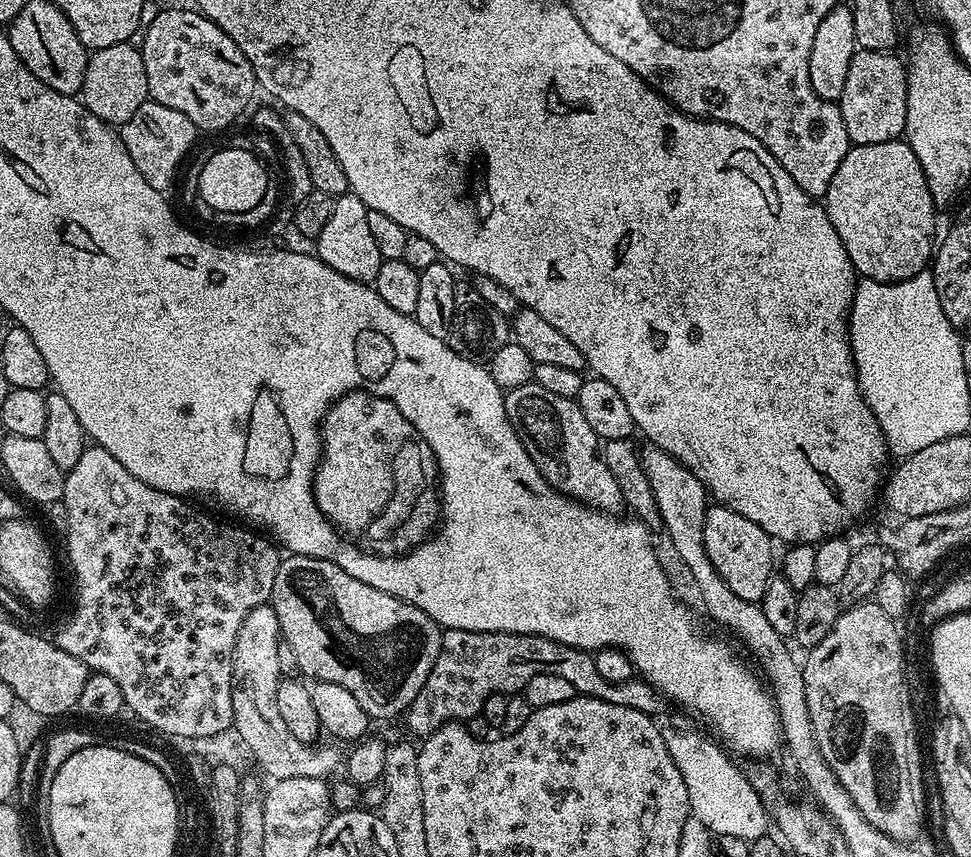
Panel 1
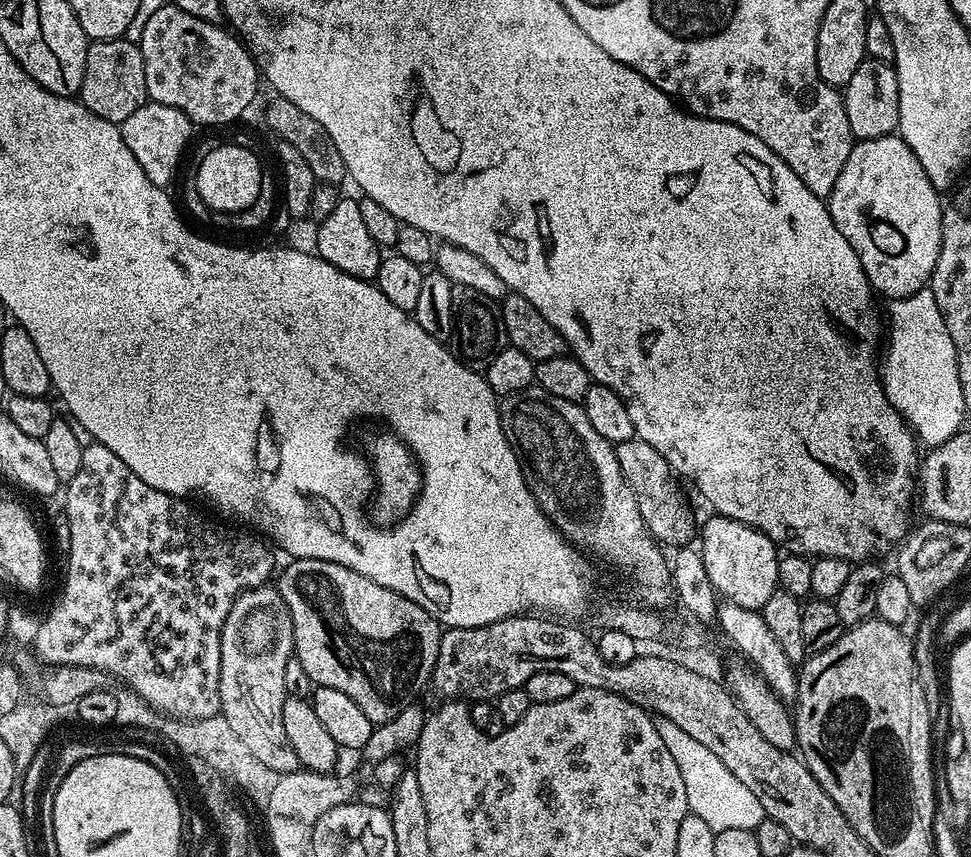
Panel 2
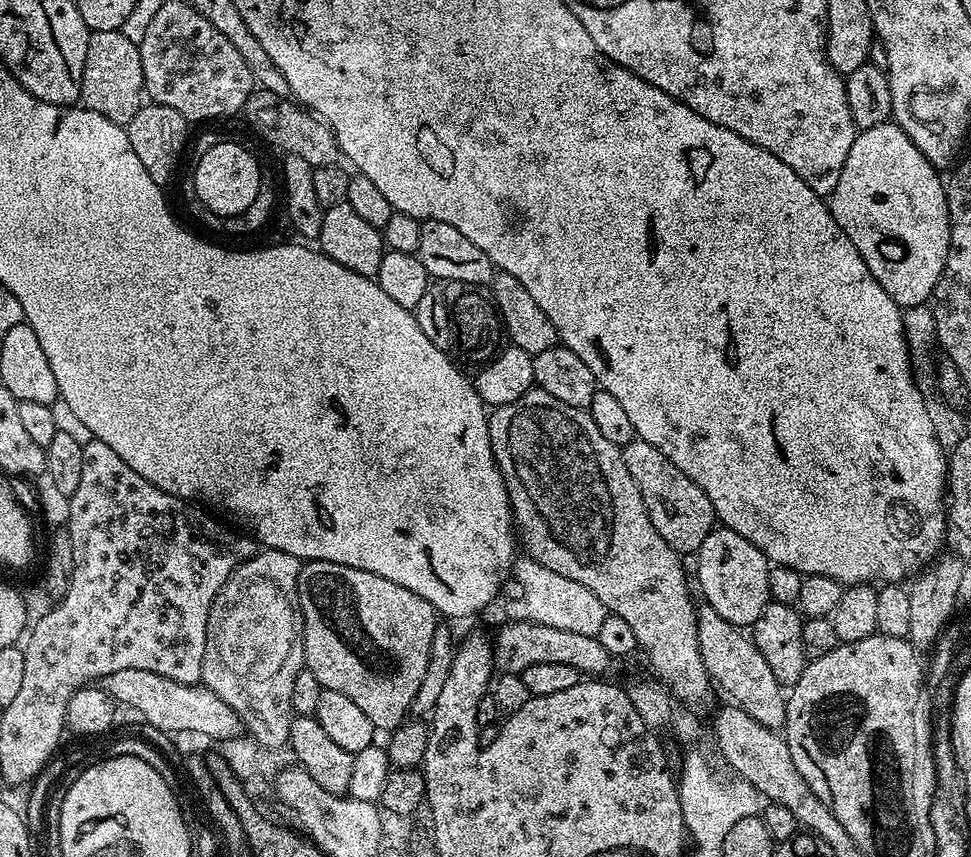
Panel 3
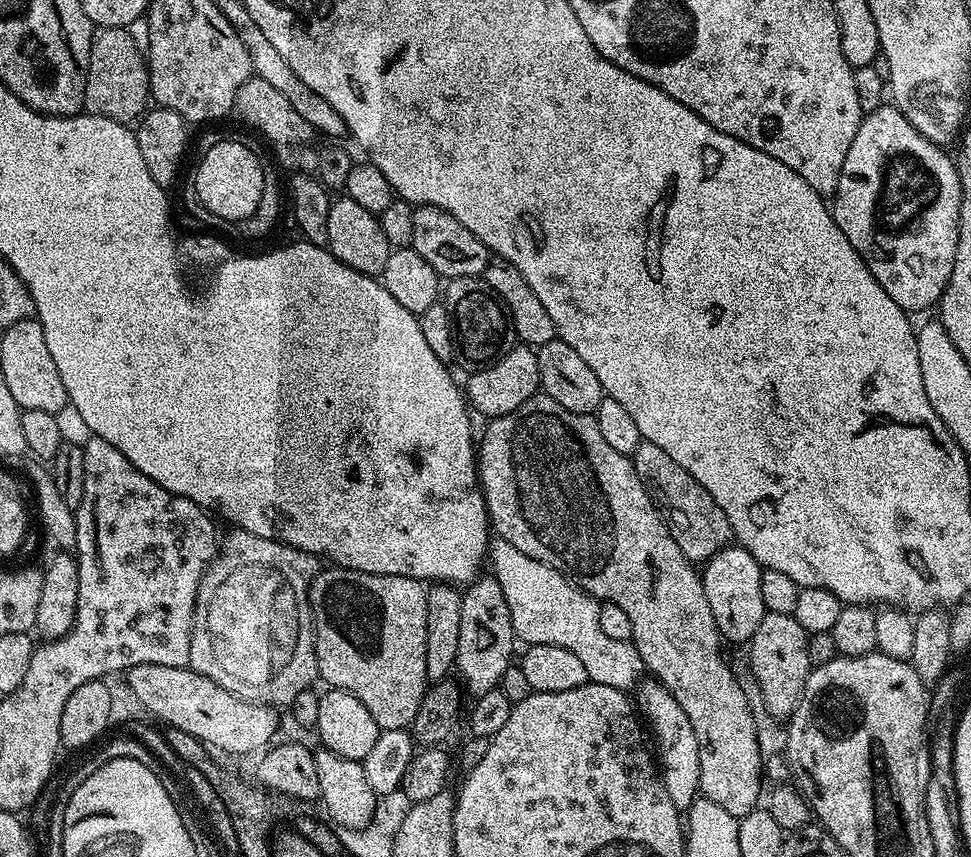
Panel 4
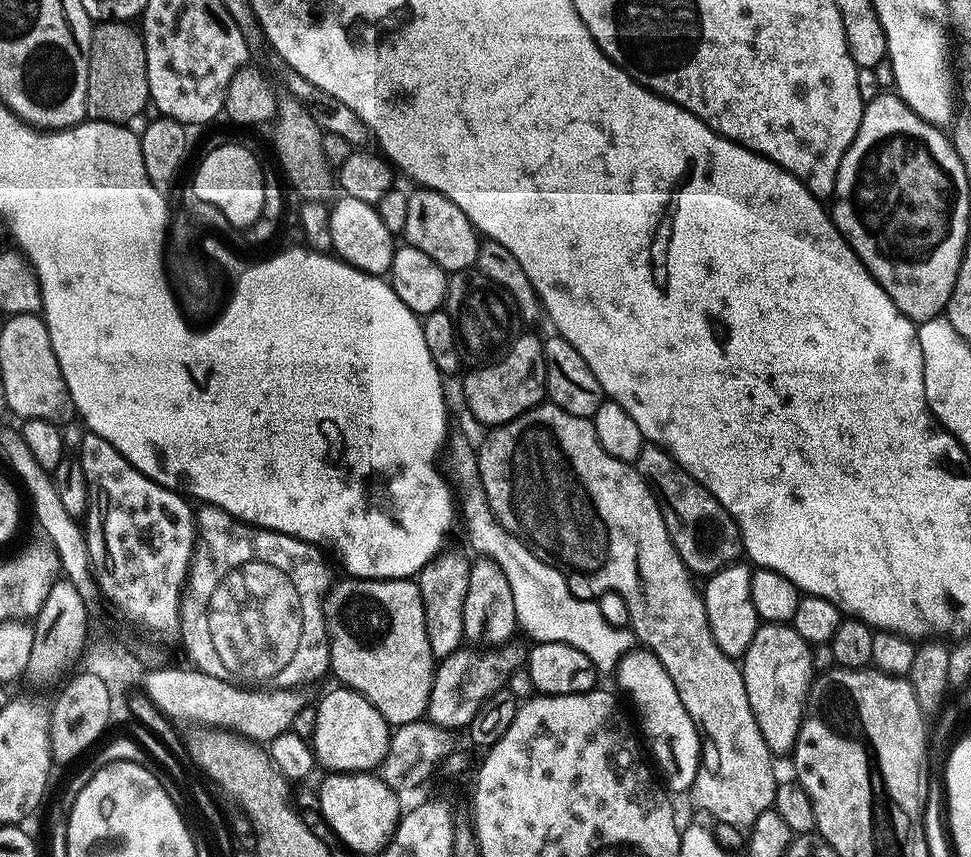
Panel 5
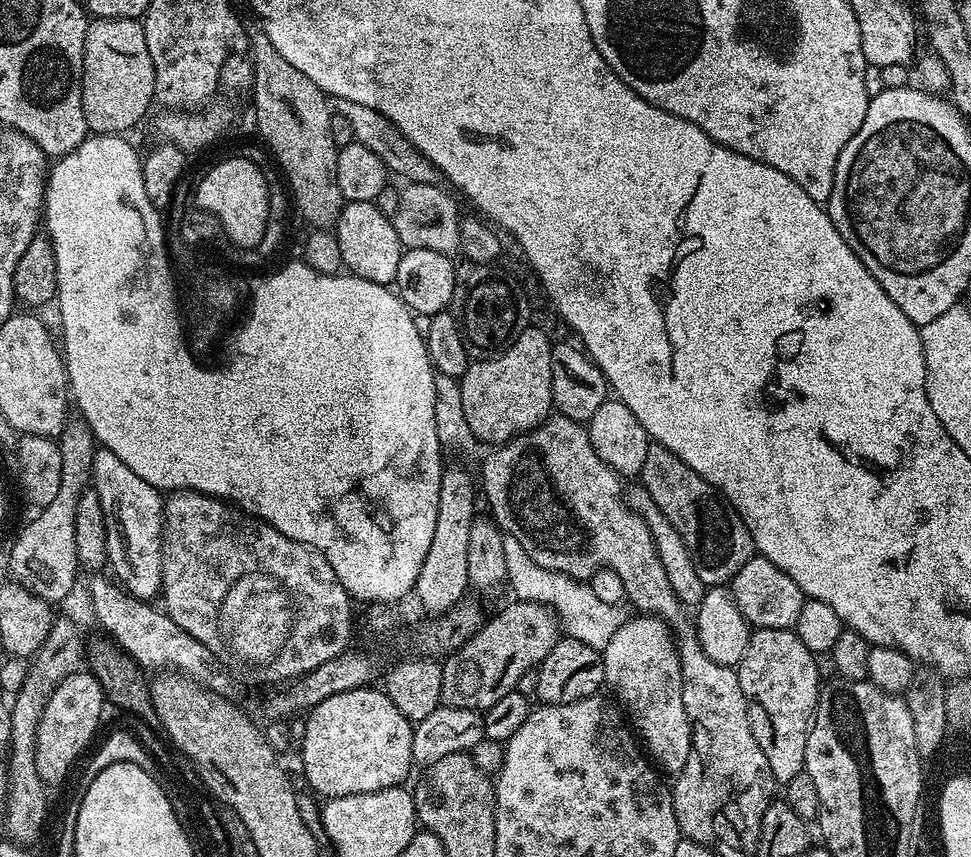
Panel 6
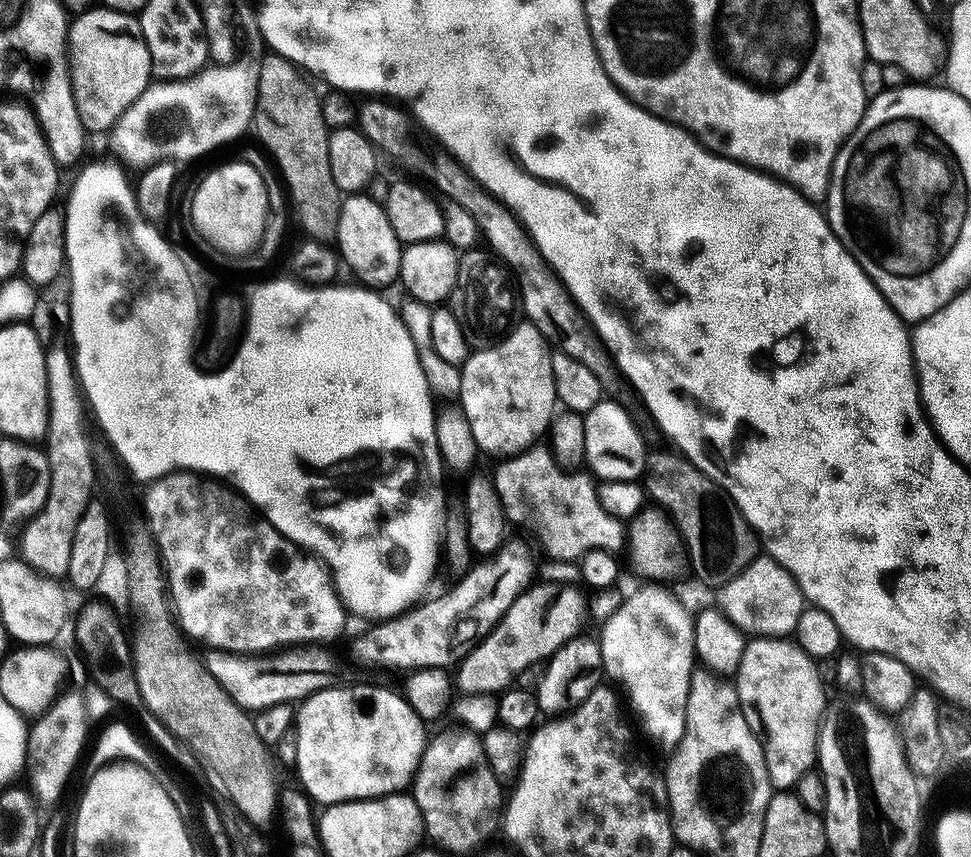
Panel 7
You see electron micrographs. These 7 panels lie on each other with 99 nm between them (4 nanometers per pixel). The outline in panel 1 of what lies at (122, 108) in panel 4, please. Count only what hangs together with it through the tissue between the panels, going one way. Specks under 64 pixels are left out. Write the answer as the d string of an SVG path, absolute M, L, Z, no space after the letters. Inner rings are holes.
M135 43L97 48L89 55L79 95L85 108L109 126L122 126L149 99L146 66Z

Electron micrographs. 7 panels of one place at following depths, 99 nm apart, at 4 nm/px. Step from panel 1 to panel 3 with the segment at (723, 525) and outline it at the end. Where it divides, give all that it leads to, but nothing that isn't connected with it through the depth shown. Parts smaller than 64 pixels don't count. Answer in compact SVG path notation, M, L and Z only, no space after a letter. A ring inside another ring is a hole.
M717 526L712 529L712 533L706 538L706 542L702 542L699 552L695 553L697 558L697 566L694 571L694 580L700 583L700 592L703 603L714 608L715 613L719 617L724 618L726 622L733 627L741 630L751 629L754 622L758 622L758 614L762 614L762 610L770 603L768 595L768 569L770 562L762 554L762 550L758 550L758 546L754 546L754 542L750 542L746 538L742 538L742 534L738 534L734 530L723 526Z

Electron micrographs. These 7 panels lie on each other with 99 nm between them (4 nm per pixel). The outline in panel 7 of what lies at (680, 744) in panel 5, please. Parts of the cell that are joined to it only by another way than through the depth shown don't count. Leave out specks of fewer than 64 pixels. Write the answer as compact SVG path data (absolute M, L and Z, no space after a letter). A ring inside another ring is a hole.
M644 586L648 588L640 588L633 596L628 596L612 613L608 616L608 621L604 624L604 629L598 633L600 641L600 663L603 671L608 671L616 680L624 683L624 688L628 691L628 700L636 707L638 715L644 719L644 728L657 740L660 744L668 744L667 746L675 746L682 737L684 737L684 723L686 722L686 698L690 690L690 678L694 671L694 661L696 660L696 647L694 646L694 616L688 608L675 596L672 592L667 592L664 586Z

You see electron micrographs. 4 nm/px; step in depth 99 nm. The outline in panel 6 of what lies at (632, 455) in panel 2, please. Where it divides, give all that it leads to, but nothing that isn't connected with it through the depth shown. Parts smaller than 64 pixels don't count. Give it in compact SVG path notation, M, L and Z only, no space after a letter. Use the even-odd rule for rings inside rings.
M655 442L649 443L646 462L642 462L638 480L681 536L694 571L706 586L727 585L736 577L738 570L750 562L756 552L756 544L742 517L712 485L690 470L690 466L686 466L686 462L679 460L673 452Z

